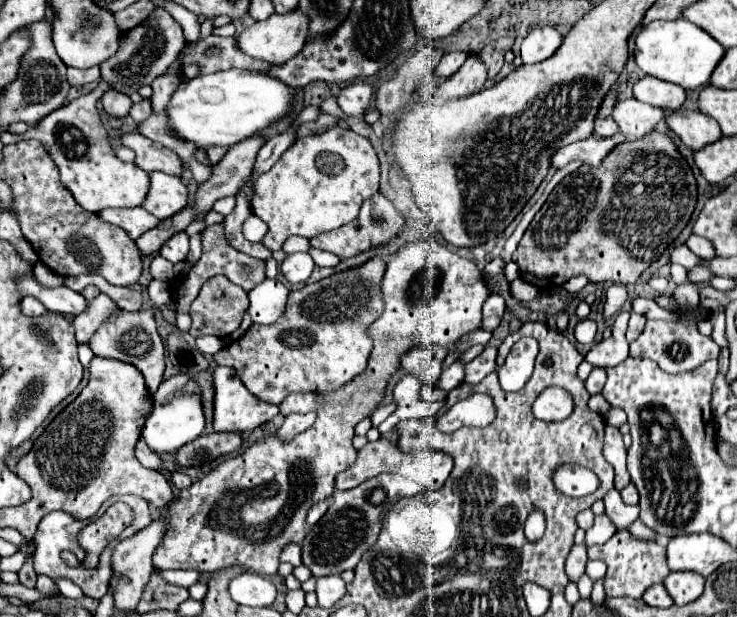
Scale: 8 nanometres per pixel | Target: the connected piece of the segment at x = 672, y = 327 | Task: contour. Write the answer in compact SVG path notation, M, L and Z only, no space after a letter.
M647 321L639 339L631 343L631 357L647 357L653 359L667 373L685 373L691 371L703 361L717 359L721 347L711 339L699 333L695 323L679 323L679 321Z

